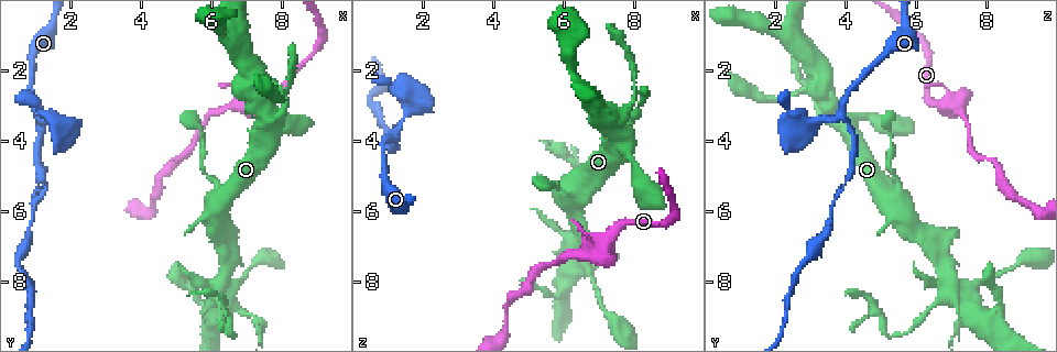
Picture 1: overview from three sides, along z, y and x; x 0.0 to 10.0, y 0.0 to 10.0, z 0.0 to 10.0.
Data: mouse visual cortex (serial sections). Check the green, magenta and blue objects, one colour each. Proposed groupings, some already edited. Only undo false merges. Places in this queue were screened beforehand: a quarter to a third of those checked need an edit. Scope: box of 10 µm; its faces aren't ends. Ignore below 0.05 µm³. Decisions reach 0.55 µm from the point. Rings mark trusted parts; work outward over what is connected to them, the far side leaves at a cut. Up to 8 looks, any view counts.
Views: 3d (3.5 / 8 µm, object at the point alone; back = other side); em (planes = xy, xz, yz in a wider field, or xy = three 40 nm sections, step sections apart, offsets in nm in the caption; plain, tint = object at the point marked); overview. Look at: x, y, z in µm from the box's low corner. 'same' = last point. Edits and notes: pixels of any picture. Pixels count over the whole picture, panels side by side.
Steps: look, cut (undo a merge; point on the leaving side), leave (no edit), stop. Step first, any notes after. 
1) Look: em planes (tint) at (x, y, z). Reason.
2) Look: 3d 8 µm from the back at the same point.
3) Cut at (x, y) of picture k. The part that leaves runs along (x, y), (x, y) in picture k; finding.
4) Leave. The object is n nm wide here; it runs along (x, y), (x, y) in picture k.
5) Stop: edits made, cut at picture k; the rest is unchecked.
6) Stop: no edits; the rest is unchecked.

Look: 3d 3.5 µm at (7.15, 3.05, 6.95). Arms part here.

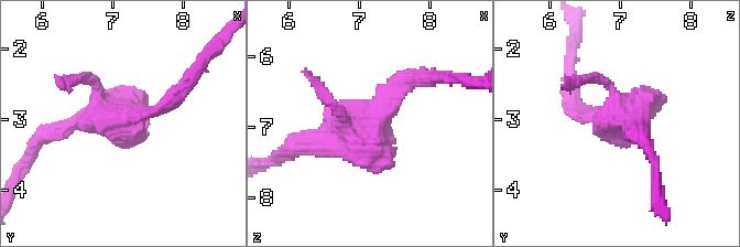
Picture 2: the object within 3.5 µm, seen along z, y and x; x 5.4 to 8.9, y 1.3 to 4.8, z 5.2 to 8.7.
Look: em xy step 3 (tint) at (7.15, 3.05, 6.90). Need the tissue.

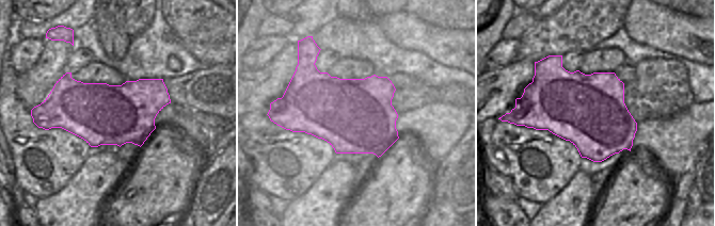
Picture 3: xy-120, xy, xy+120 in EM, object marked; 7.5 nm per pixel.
Leave. It runs along (419, 79), (368, 122), (304, 139) in picture 2; all the same cell.

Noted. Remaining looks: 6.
Look: 3d 3.5 µm at (8.10, 2.65, 2.60). Narrows sharply.

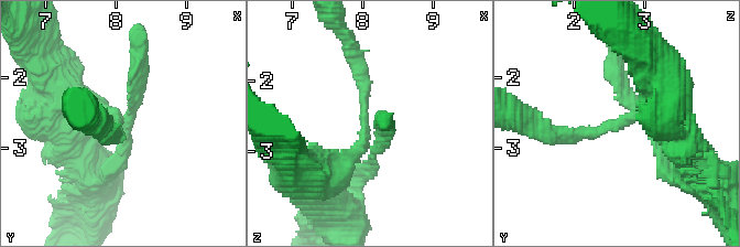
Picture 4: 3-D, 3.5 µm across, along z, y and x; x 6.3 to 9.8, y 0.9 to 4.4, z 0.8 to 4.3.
Look: em xy step 1 (tint) at (8.05, 2.65, 2.60).

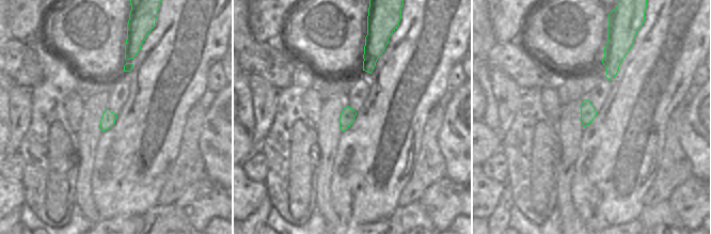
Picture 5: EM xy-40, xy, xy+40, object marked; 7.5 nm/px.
Leave. The object is 110 nm wide here; it runs along (312, 178), (362, 145), (355, 56) in picture 4; one cell here.

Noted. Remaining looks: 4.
Look: 3d 3.5 µm at (1.65, 3.50, 2.80).

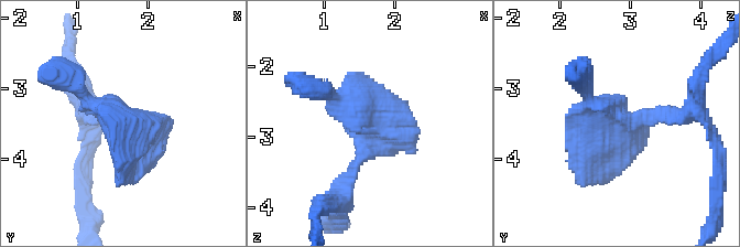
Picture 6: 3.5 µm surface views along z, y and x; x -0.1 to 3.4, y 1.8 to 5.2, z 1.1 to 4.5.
Look: em xy step 1 (plain) at (1.65, 3.50, 2.85).

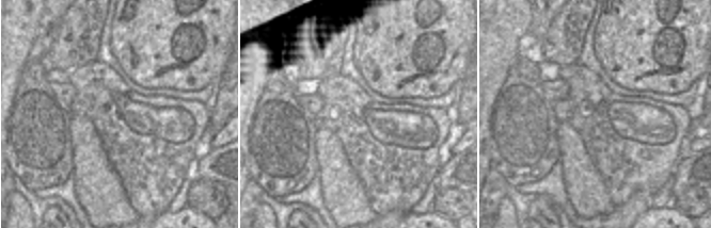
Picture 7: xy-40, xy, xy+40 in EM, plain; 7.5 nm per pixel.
Look: em xy step 1 (tint) at the same point. With the object marked.

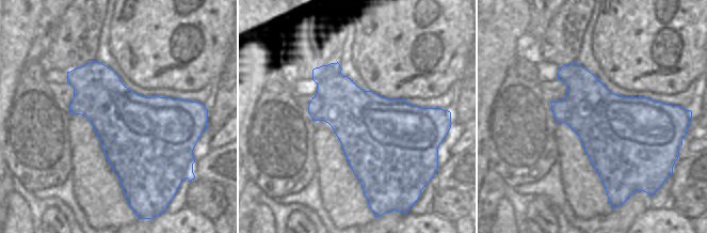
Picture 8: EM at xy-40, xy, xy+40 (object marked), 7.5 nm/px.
Leave. It runs along (679, 115), (600, 121), (587, 88) in picture 6; continuous, no second cell.

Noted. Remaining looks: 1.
Stop: no edits; the rest is unchecked.

